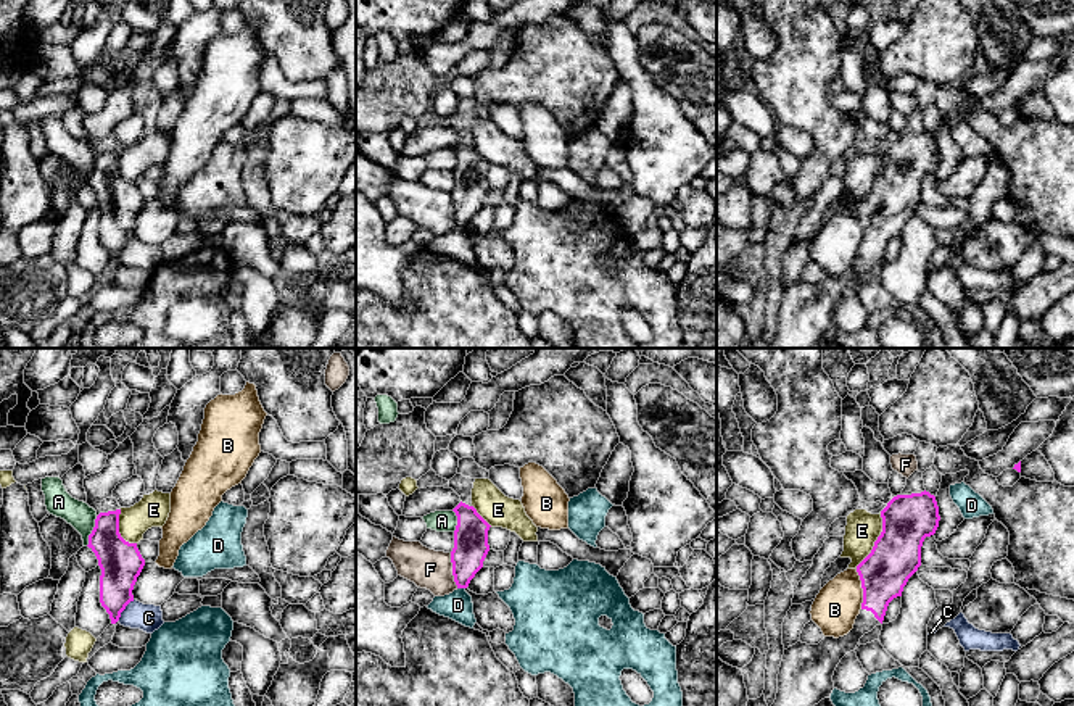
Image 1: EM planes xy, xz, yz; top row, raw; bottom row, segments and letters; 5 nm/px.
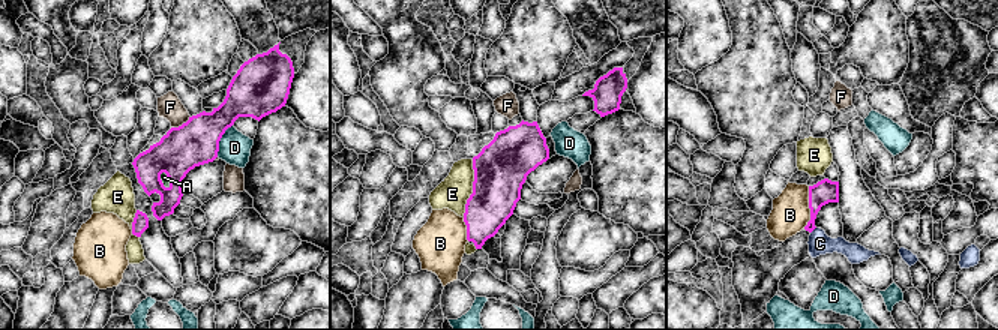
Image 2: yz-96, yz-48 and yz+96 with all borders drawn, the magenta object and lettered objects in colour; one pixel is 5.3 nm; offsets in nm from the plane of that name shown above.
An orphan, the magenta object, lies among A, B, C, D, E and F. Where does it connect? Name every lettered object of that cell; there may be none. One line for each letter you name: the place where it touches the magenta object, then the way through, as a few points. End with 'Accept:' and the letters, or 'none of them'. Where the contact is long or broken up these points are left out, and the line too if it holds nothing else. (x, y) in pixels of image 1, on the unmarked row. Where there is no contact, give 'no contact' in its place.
Accept: none of them

